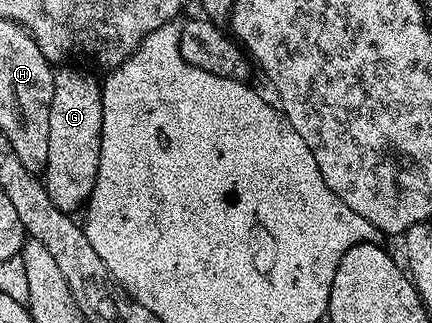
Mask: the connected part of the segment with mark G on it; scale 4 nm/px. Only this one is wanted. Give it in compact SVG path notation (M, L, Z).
M60 66L55 69L54 94L50 102L50 154L46 154L46 166L42 173L44 189L50 194L50 202L58 206L58 210L76 214L87 205L98 178L98 162L100 161L100 139L102 138L102 84L99 79L87 76L84 72L72 68L76 66Z

